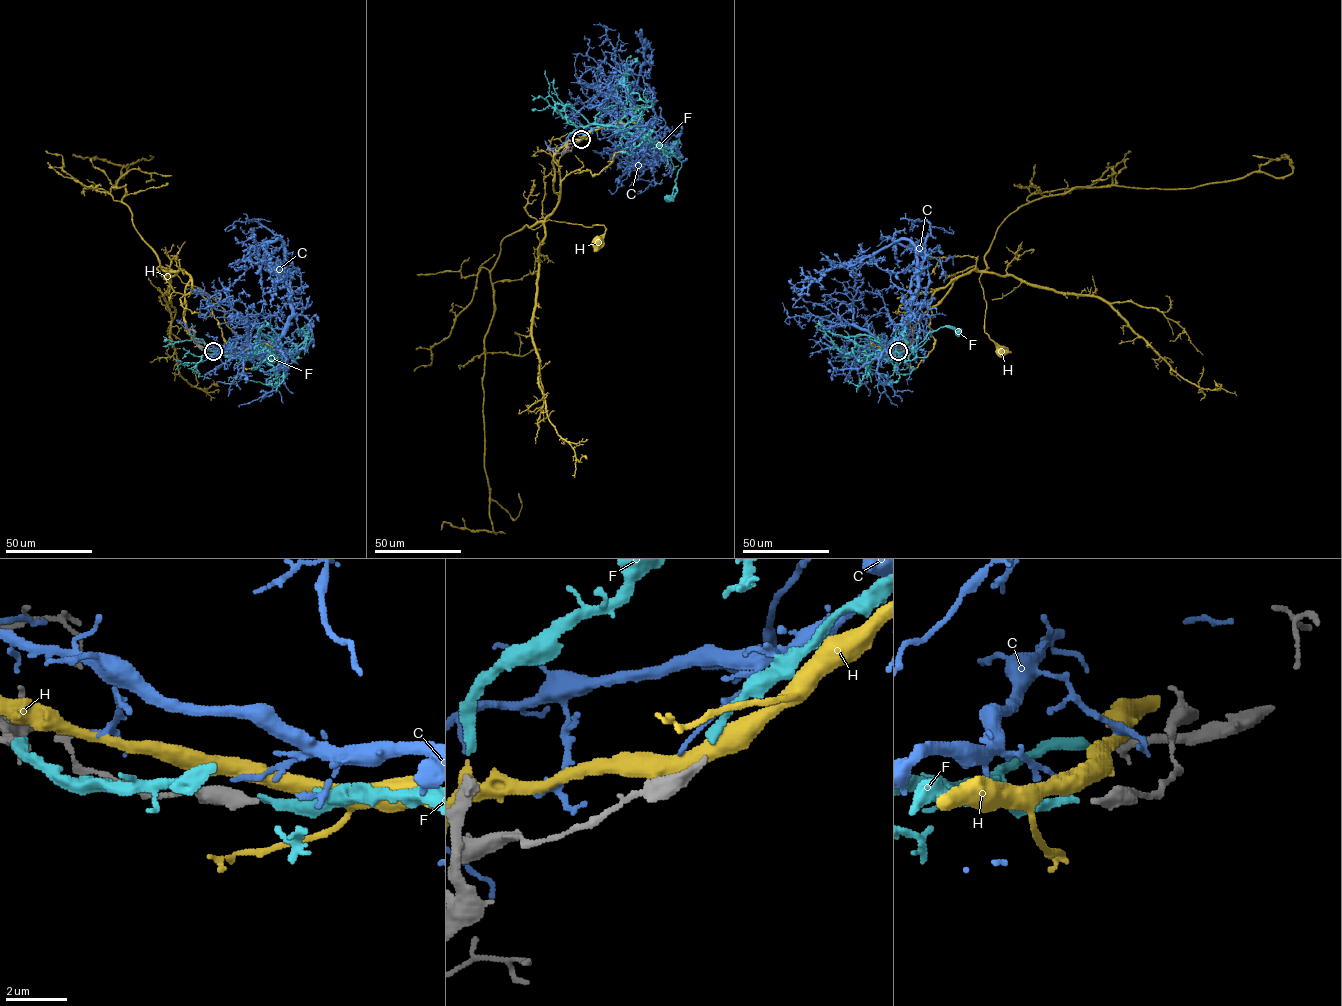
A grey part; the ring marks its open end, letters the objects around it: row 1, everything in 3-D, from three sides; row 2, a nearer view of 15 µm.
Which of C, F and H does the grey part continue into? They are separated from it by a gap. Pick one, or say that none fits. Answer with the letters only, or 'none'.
F

